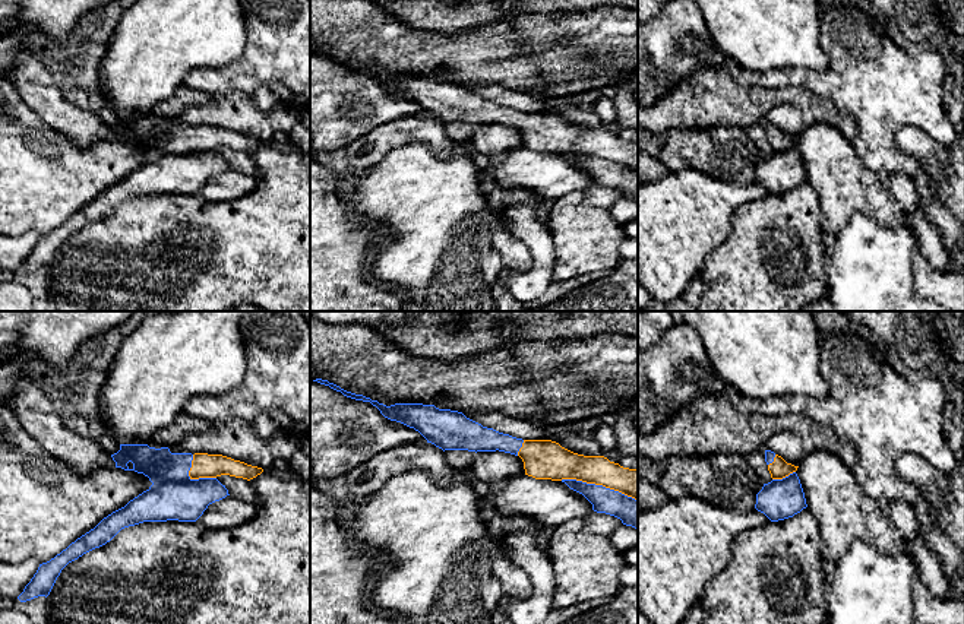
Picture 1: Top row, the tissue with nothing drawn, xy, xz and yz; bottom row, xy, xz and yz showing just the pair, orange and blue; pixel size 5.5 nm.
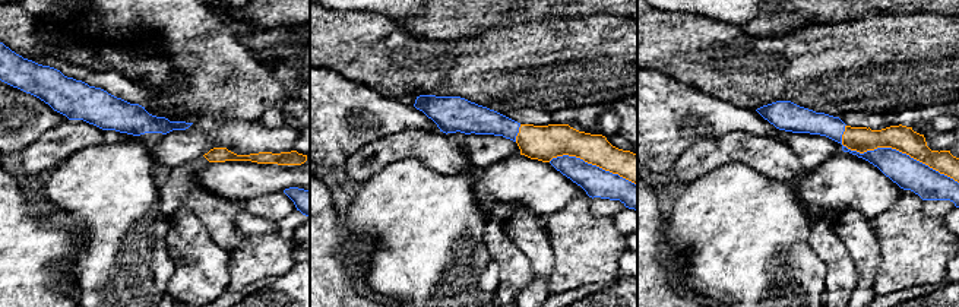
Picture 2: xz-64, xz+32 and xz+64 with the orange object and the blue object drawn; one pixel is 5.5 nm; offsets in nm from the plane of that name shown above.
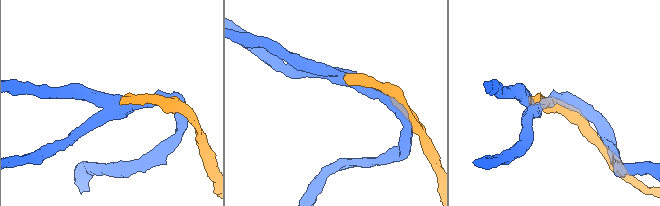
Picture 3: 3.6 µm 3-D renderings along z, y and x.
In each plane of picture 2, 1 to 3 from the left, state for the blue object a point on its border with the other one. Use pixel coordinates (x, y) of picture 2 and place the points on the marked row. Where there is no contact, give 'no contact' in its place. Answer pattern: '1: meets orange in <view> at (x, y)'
1: no contact
2: meets orange in xz+32 at (592, 164)
3: meets orange in xz+64 at (892, 148)

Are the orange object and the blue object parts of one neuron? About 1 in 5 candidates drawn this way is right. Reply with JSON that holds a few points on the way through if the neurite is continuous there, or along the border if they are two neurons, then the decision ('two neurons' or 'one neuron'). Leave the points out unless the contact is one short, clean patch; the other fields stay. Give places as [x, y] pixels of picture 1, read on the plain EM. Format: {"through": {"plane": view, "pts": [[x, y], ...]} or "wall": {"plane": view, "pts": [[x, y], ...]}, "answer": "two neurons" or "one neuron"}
{"answer": "one neuron"}

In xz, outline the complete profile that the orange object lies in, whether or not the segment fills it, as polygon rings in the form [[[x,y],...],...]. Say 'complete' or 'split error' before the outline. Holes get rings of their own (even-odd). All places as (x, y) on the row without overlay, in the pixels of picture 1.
split error | [[[316,51],[344,69],[370,75],[380,86],[418,104],[427,115],[445,123],[505,124],[519,129],[525,148],[562,153],[582,167],[597,186],[606,186],[638,202],[638,142],[623,140],[604,129],[573,126],[551,113],[522,113],[467,91],[462,85],[434,77],[395,76],[386,79]]]

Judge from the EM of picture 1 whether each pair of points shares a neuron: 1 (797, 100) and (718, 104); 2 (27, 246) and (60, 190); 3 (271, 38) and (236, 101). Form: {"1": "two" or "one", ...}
{"1": "one", "2": "two", "3": "two"}

